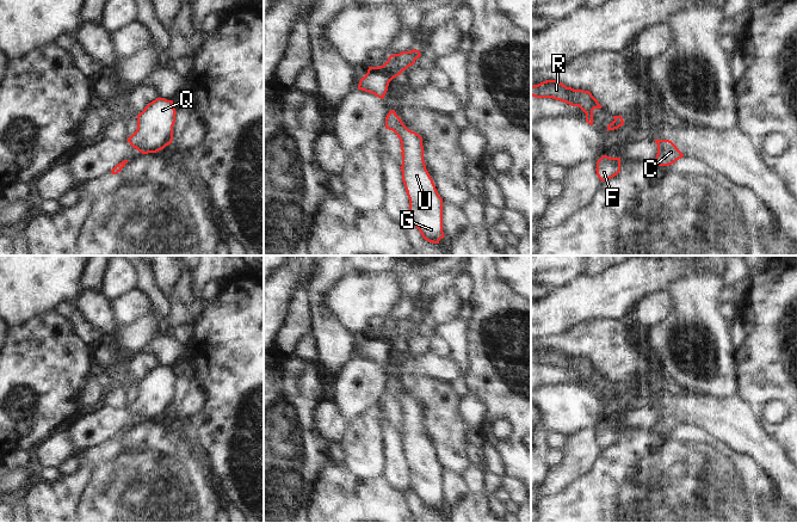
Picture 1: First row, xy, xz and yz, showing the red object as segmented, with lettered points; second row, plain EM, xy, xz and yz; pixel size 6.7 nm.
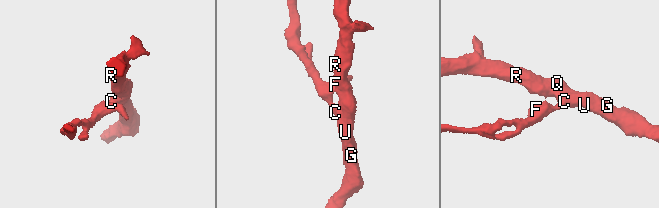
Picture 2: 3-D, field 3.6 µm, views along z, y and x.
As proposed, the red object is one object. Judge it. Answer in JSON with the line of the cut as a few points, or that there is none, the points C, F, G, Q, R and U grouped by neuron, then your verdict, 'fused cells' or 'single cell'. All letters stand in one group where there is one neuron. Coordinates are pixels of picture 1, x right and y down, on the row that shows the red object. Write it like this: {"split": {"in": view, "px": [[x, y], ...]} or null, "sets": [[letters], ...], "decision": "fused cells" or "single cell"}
{"split": null, "sets": [["C", "F", "G", "Q", "R", "U"]], "decision": "single cell"}

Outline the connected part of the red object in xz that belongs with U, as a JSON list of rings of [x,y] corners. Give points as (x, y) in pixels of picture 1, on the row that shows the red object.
[[[395,110],[385,117],[385,129],[393,130],[401,142],[402,181],[409,198],[409,215],[413,224],[428,242],[443,239],[443,198],[426,170],[422,137],[409,130]]]

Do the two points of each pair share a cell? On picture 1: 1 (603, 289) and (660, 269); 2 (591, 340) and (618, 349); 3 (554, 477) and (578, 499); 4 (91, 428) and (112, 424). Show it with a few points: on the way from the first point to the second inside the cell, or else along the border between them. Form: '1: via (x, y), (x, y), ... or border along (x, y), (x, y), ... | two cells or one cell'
1: via (617, 289), (638, 277), (646, 276) | one cell
2: via (598, 340), (611, 349) | one cell
3: border along (588, 472), (543, 499) | two cells
4: via (96, 426), (107, 424) | one cell

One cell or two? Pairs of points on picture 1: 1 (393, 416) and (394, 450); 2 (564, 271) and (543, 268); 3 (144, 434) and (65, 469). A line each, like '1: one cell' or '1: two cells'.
1: two cells
2: one cell
3: two cells

